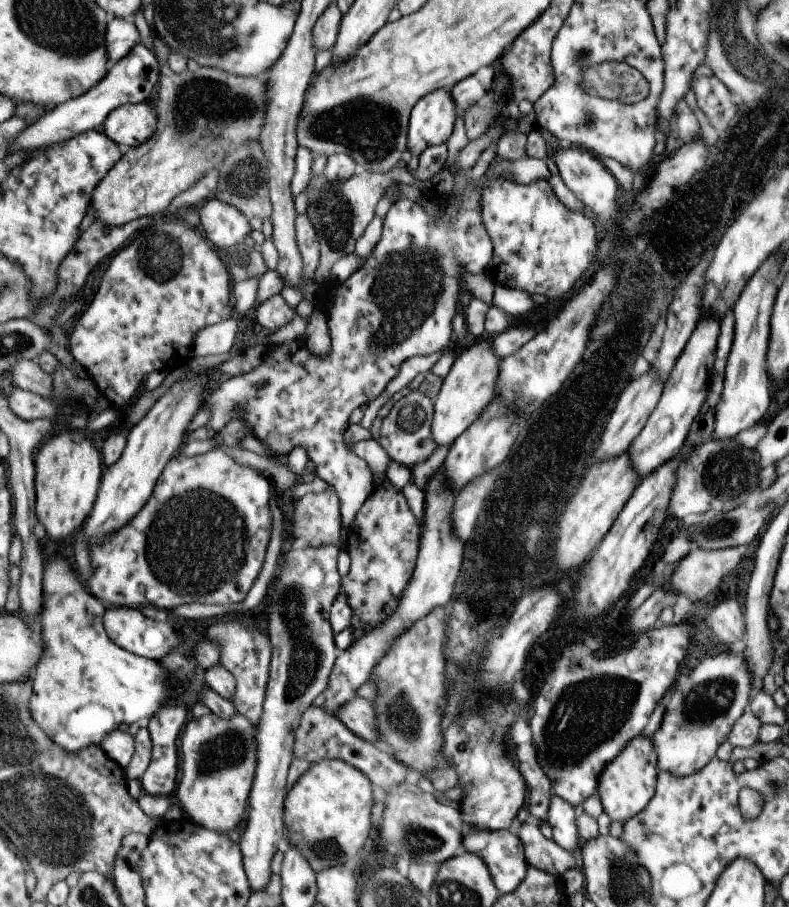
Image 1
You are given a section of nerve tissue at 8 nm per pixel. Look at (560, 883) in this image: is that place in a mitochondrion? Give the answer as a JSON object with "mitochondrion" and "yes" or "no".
{"mitochondrion":"no"}

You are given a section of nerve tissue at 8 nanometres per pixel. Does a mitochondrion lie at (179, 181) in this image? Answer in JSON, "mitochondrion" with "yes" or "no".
{"mitochondrion":"no"}

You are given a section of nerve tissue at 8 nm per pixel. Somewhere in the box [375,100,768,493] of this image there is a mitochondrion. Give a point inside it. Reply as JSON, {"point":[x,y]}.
{"point":[410,417]}

